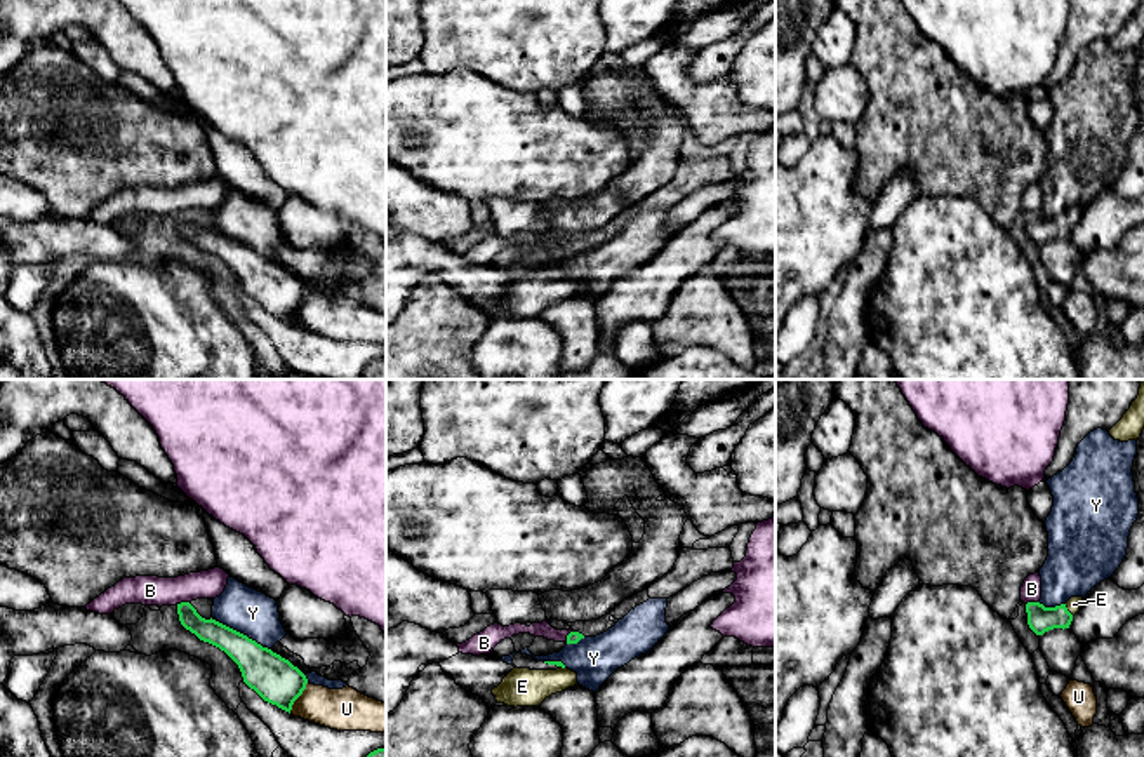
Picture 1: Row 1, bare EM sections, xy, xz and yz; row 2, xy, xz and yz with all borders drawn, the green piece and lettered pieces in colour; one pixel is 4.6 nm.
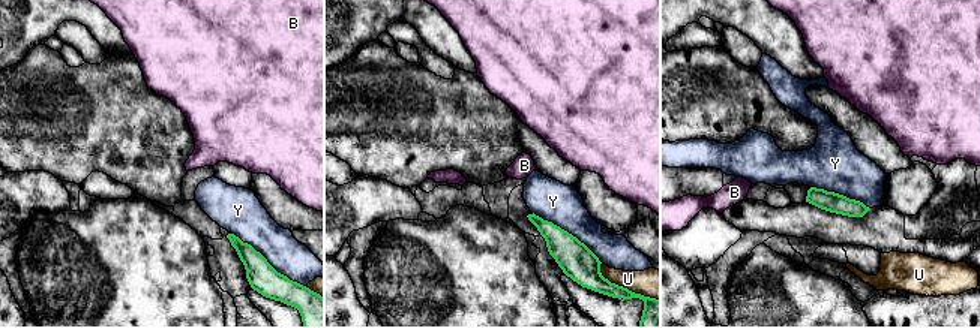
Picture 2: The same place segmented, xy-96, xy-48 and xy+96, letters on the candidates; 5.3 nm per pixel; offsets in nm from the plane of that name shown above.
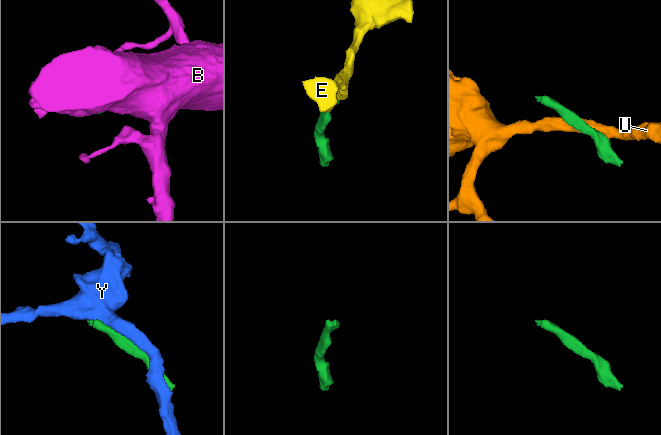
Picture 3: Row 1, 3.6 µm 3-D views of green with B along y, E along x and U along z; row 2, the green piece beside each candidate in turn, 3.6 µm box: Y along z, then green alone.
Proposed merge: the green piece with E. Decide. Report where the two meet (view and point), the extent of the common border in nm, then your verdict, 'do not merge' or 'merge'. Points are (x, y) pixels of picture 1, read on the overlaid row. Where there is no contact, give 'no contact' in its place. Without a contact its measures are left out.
meets green in yz at (1066, 609); contact 70 nm long; merge

